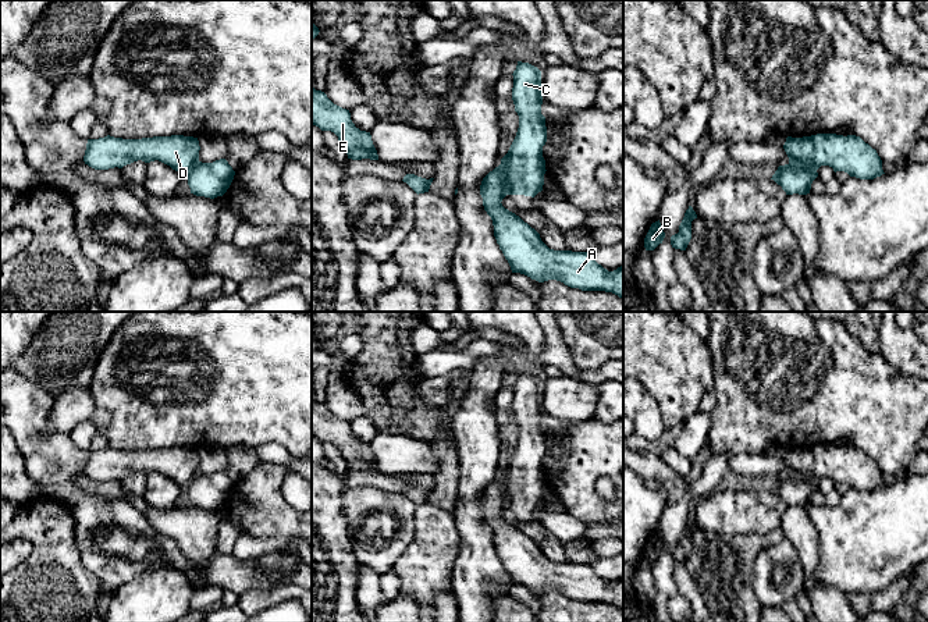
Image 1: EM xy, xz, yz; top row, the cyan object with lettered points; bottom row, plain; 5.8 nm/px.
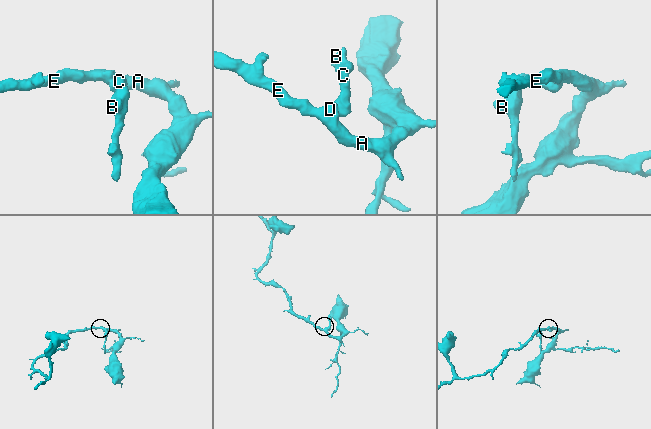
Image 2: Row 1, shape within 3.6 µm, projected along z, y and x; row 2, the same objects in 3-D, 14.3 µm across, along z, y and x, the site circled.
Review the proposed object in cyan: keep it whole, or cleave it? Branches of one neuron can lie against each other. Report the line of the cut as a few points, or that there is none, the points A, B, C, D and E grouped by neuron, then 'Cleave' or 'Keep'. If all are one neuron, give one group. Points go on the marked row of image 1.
Split along xz (500, 164), (508, 194). Groups: A D E / B C. Cleave

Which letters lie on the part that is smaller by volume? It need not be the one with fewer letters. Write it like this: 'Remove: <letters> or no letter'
Remove: B, C

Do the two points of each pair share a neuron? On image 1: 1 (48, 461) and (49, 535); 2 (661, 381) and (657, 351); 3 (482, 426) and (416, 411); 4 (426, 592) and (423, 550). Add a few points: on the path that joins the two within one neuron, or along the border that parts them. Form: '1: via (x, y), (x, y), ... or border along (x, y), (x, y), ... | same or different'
1: border along (43, 494), (59, 500), (74, 519) | different
2: via (662, 375), (662, 358) | same
3: border along (451, 418), (452, 439), (457, 447) | different
4: via (425, 582), (425, 560) | same

